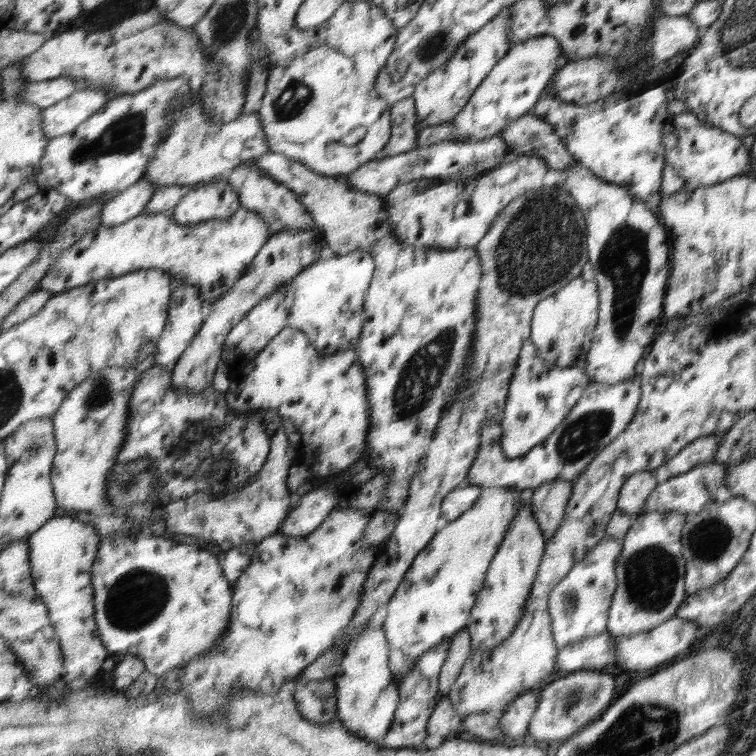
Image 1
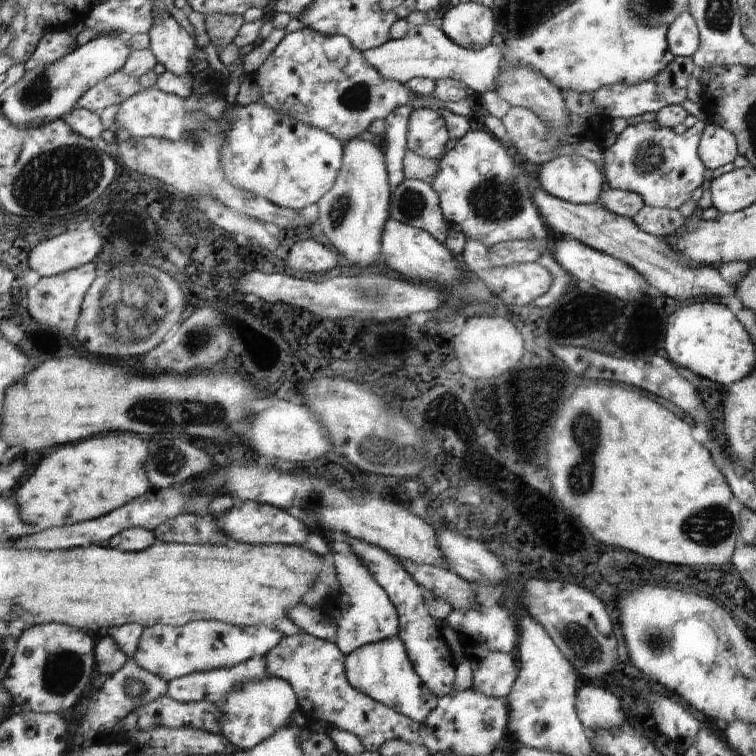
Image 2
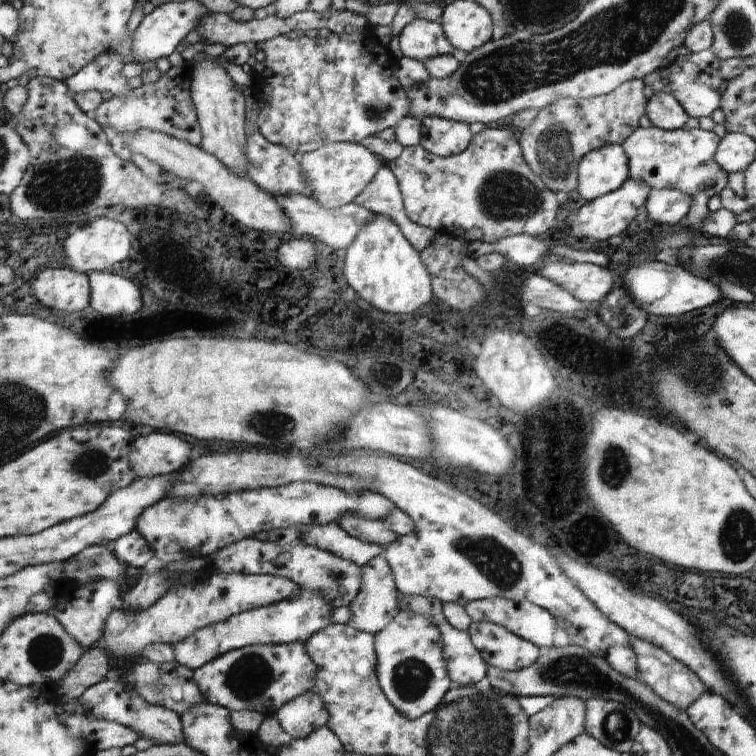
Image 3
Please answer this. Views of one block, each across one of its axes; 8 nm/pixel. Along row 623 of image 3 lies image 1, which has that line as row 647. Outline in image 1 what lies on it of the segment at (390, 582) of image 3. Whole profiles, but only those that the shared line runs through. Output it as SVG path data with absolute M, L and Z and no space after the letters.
M384 607L376 613L367 630L360 633L360 637L348 645L340 657L338 672L334 678L338 706L337 718L348 730L358 734L360 738L378 742L381 745L399 702L399 693L392 682L392 672L388 662L389 640L384 635L386 618L387 610Z

